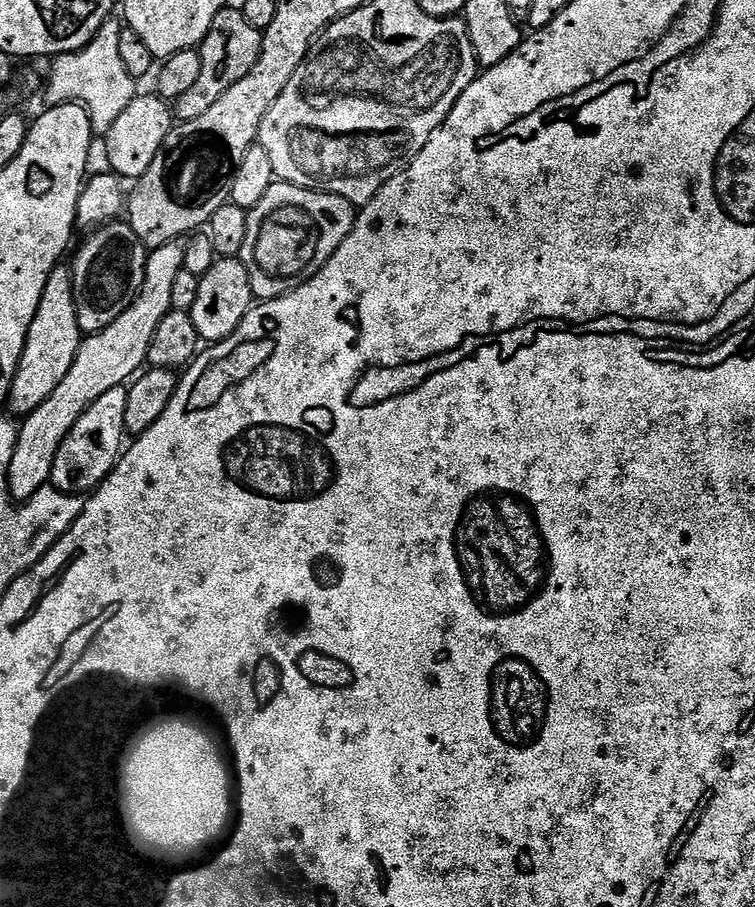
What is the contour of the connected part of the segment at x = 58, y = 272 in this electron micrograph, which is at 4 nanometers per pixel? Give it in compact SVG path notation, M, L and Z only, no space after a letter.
M57 266L46 278L46 290L42 290L38 314L34 314L34 322L30 322L26 346L22 350L22 358L18 362L18 370L14 374L14 382L8 395L7 407L13 408L17 417L23 418L38 410L38 406L42 406L42 402L46 402L46 398L54 394L58 382L62 382L70 366L74 366L81 339L82 333L74 302L72 269L68 266Z

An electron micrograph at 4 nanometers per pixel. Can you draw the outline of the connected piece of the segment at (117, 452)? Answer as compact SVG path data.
M127 387L106 390L106 394L95 400L86 410L86 414L82 414L82 418L74 422L74 430L66 434L58 450L58 458L54 458L51 487L71 496L84 496L99 488L102 481L111 474L126 444L124 423L127 397Z

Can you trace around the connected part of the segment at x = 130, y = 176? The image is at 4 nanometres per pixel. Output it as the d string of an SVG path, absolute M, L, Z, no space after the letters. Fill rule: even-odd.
M138 94L130 102L130 106L126 106L126 110L122 110L118 118L114 118L110 130L106 133L105 140L108 141L104 148L108 151L107 167L128 182L144 176L146 170L150 170L150 162L154 162L158 150L164 147L164 139L168 137L173 126L174 112L169 101L162 100L155 94Z

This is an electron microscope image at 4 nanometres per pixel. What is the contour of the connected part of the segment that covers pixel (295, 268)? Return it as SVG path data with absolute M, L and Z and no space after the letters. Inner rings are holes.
M273 182L262 202L248 213L246 246L238 257L250 274L253 297L260 302L277 300L314 278L350 234L356 213L352 203L341 196Z

